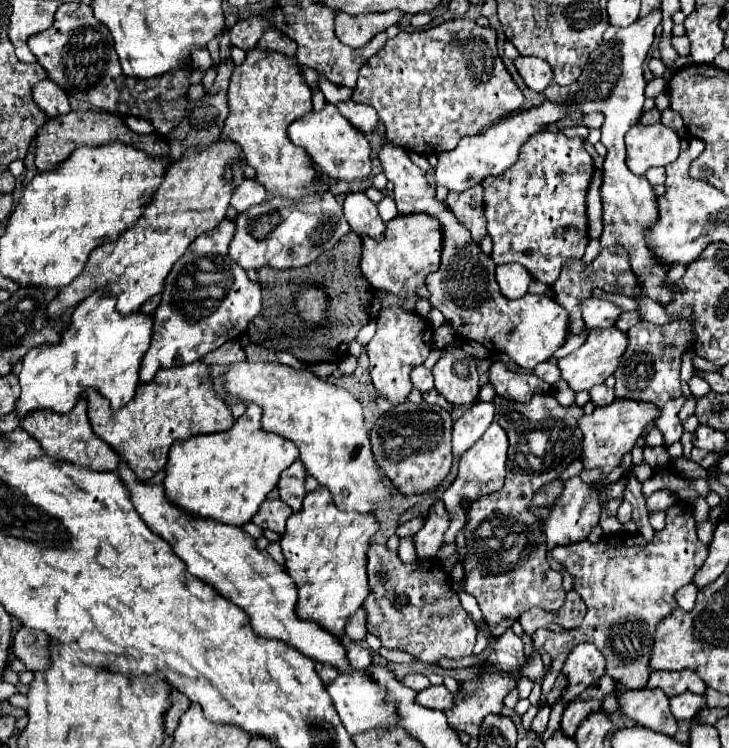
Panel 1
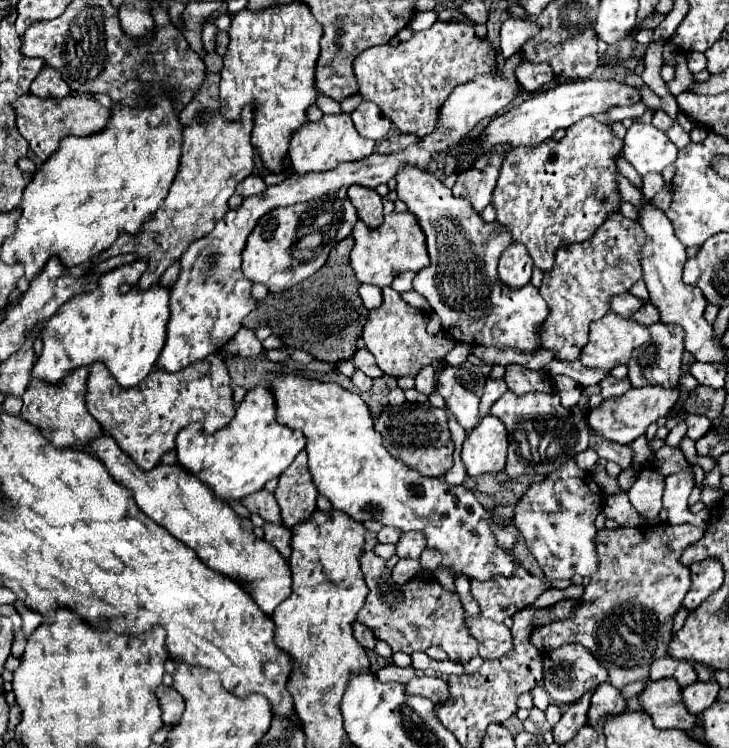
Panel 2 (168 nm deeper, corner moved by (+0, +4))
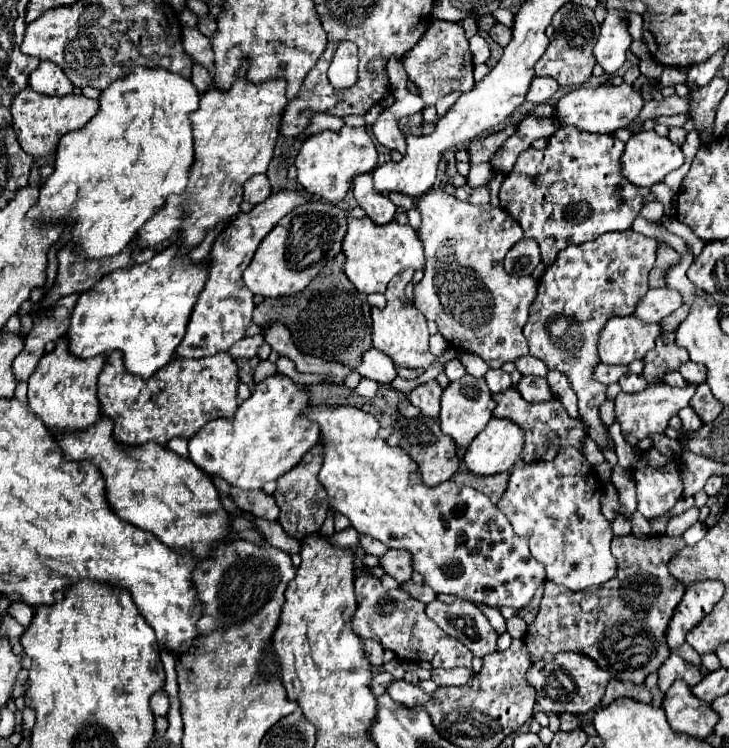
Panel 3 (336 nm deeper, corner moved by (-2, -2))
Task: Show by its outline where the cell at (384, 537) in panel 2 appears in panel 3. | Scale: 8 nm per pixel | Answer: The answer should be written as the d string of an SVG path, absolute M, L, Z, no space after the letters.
M360 537L360 547L366 551L366 553L370 553L370 555L376 555L376 557L382 557L386 551L388 551L388 547L386 545L382 545L380 541L376 541L376 539L372 539L372 537Z

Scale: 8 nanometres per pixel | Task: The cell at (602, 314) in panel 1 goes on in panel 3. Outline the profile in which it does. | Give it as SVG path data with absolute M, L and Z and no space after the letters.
M650 289L638 303L634 315L642 321L662 321L682 305L682 295L674 289Z

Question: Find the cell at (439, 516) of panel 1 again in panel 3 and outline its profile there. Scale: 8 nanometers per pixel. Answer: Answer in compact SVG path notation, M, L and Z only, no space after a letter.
M390 549L380 557L380 567L386 575L394 577L400 585L412 577L412 557L404 549Z

